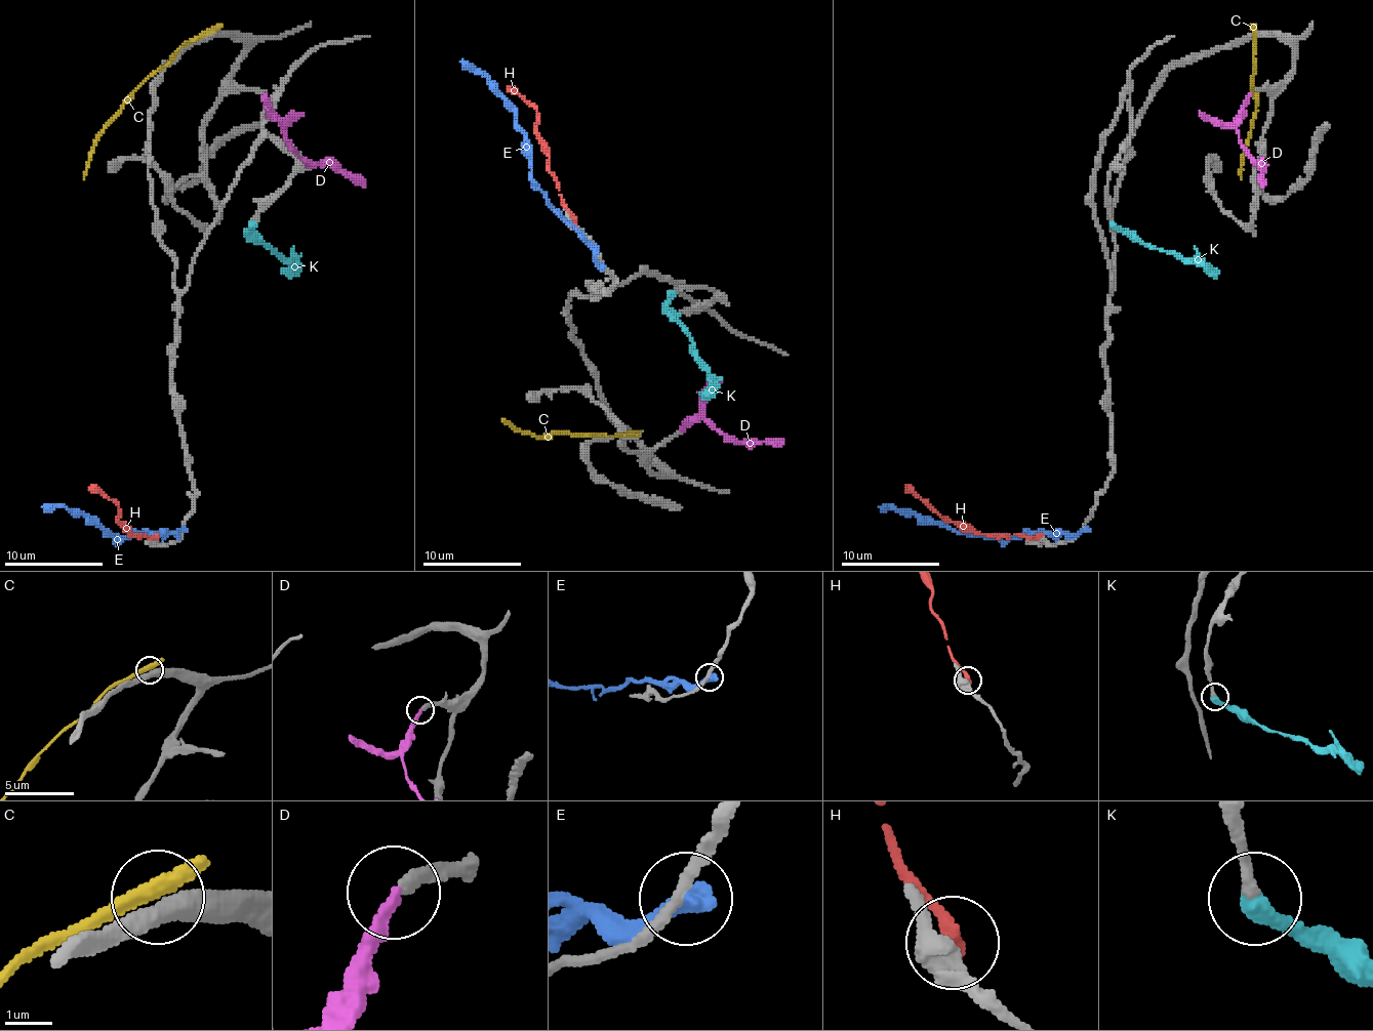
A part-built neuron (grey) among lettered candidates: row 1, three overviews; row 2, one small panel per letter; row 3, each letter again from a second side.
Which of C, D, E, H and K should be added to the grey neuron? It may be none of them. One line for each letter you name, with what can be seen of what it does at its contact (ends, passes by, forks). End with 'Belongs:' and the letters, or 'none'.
D: it ends there
K: it ends there
Belongs: D, K

